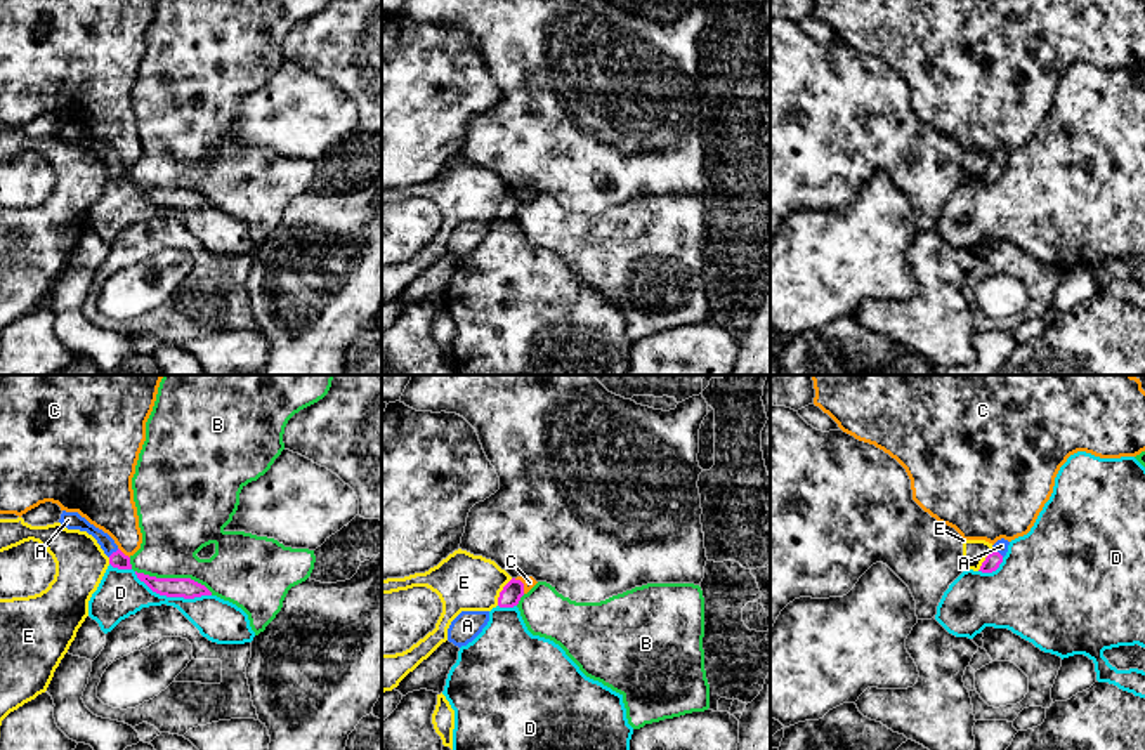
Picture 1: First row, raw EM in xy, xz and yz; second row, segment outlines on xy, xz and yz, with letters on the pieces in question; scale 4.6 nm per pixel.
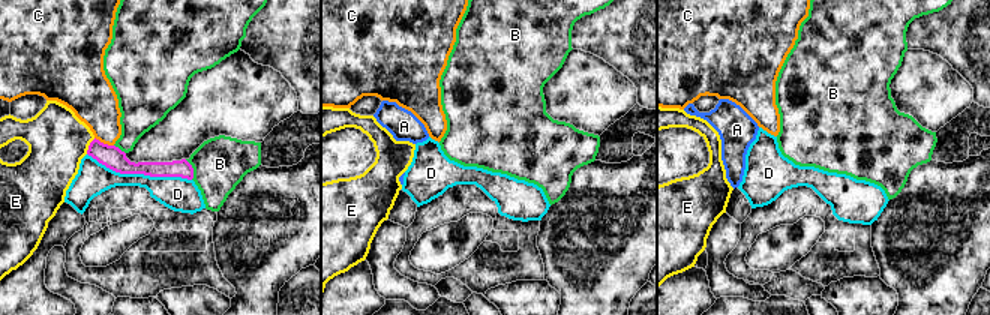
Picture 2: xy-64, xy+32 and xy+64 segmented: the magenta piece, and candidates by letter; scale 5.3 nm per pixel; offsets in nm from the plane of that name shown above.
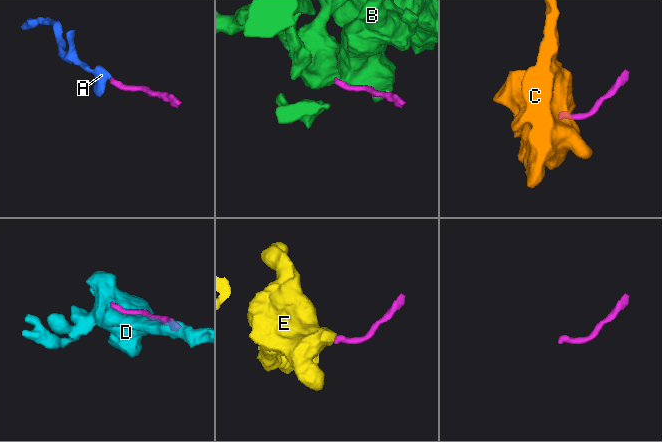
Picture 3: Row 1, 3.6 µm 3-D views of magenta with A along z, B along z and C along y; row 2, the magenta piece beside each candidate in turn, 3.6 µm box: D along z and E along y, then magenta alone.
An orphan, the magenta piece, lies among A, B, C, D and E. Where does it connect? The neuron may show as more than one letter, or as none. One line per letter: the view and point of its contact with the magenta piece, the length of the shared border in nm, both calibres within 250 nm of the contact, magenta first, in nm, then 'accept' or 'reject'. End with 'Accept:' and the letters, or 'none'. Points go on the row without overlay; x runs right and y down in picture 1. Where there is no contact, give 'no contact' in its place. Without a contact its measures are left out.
A: yz (998, 164) | 70 nm | 70/60 nm | accept
B: xy (174, 190) | 380 nm | 100/320 nm | reject
C: xz (523, 195) | 90 nm | 90/60 nm | reject
D: xy (172, 207) | 380 nm | 100/220 nm | reject
E: xz (500, 203) | 150 nm | 90/280 nm | reject
Accept: A

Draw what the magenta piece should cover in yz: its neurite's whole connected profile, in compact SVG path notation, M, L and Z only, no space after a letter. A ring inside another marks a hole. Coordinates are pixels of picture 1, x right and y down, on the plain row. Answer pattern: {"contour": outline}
{"contour": "M1001 149L992 156L991 165L985 168L985 172L982 174L980 181L982 184L992 184L999 179L999 175L1003 174L1003 168L1008 163L1008 156L1010 153Z"}

